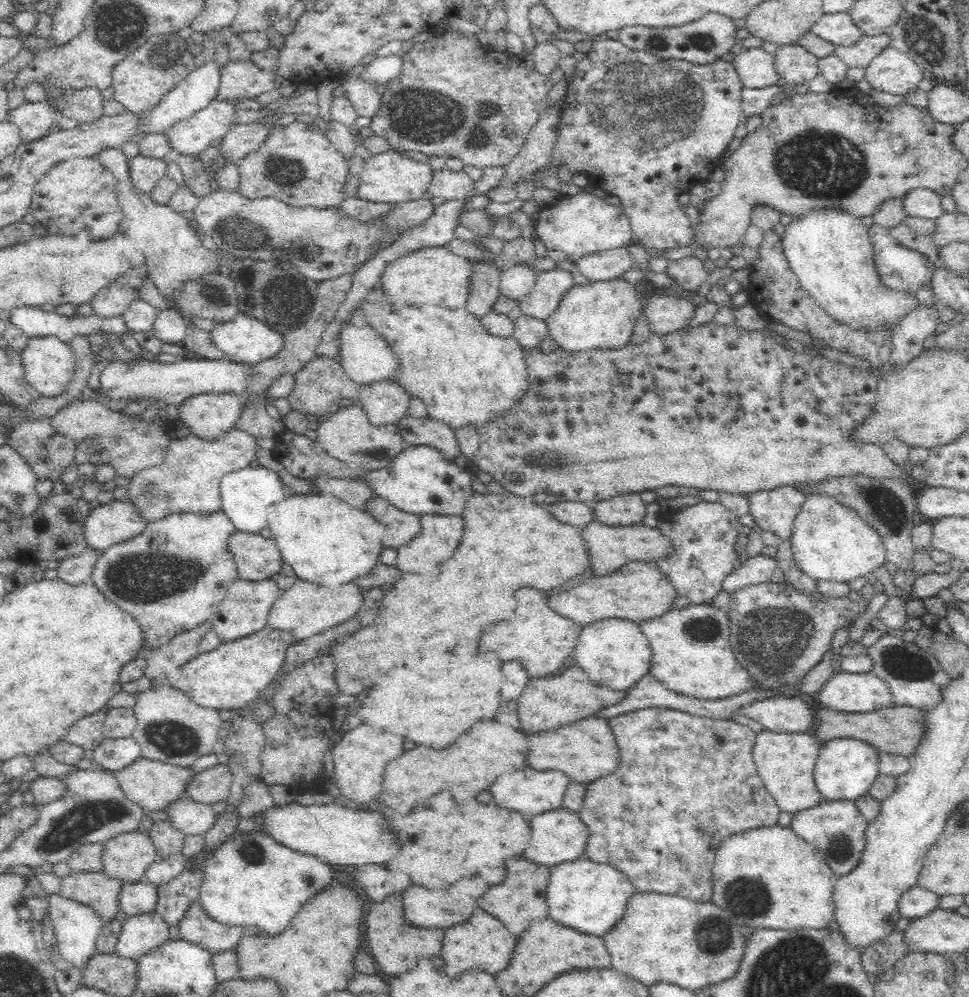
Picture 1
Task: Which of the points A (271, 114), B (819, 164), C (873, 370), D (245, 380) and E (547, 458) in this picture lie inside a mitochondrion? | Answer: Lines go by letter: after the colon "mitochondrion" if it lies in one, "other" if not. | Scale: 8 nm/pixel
A: other
B: mitochondrion
C: other
D: other
E: mitochondrion

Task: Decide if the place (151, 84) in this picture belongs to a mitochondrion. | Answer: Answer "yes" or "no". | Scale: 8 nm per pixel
no

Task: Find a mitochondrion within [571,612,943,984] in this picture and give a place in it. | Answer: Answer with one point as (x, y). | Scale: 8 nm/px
(746, 898)

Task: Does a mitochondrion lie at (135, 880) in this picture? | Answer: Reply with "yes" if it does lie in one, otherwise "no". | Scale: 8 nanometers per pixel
no

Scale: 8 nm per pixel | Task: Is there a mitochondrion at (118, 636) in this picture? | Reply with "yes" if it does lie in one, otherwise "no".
no

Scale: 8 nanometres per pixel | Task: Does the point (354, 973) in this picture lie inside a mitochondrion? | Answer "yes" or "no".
no

